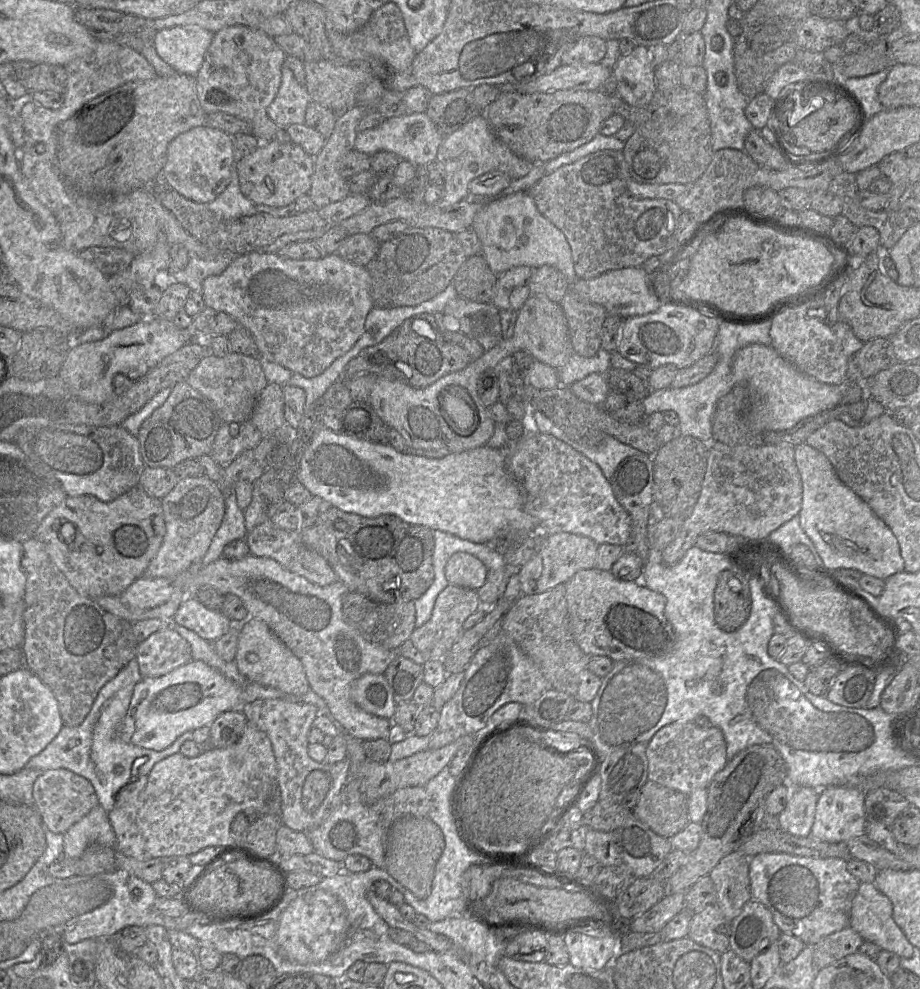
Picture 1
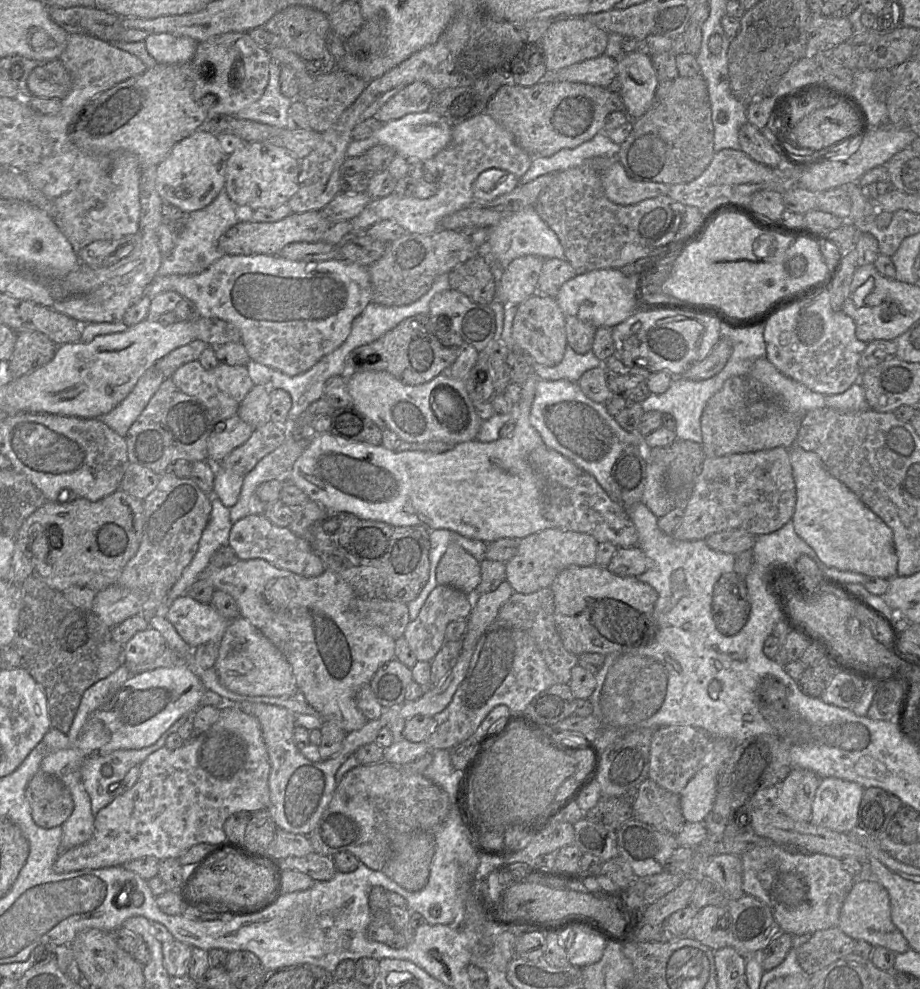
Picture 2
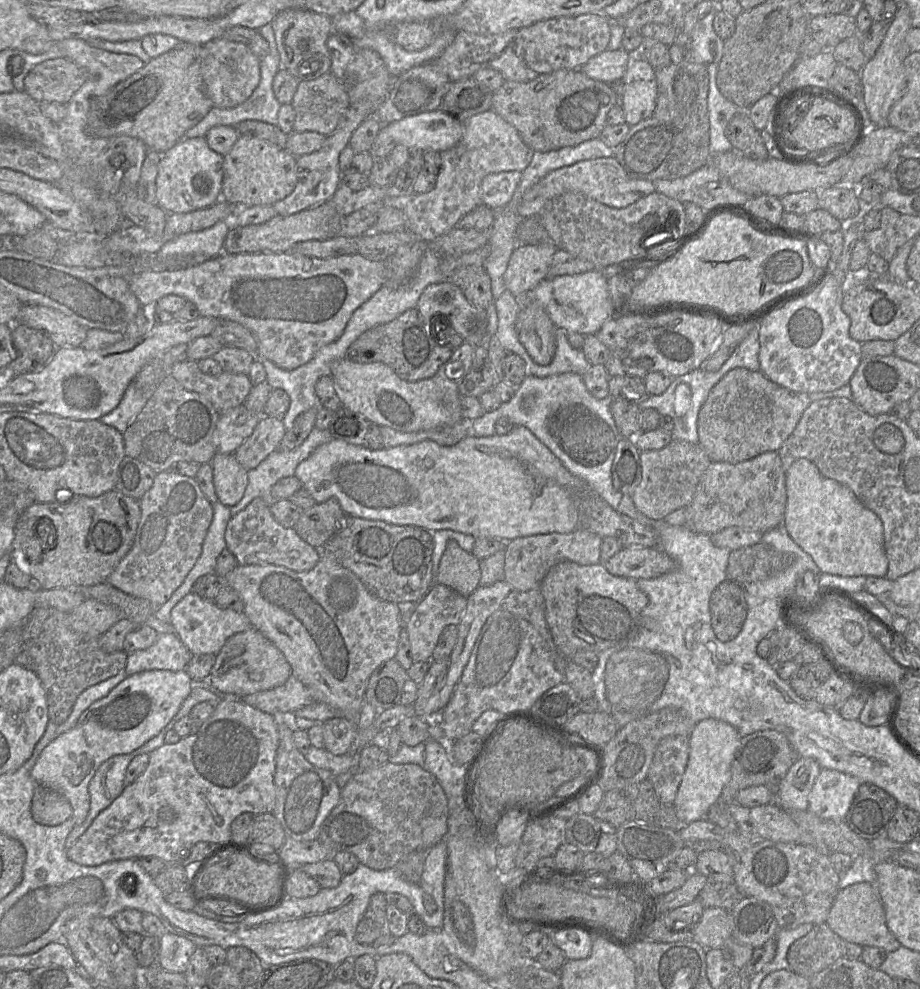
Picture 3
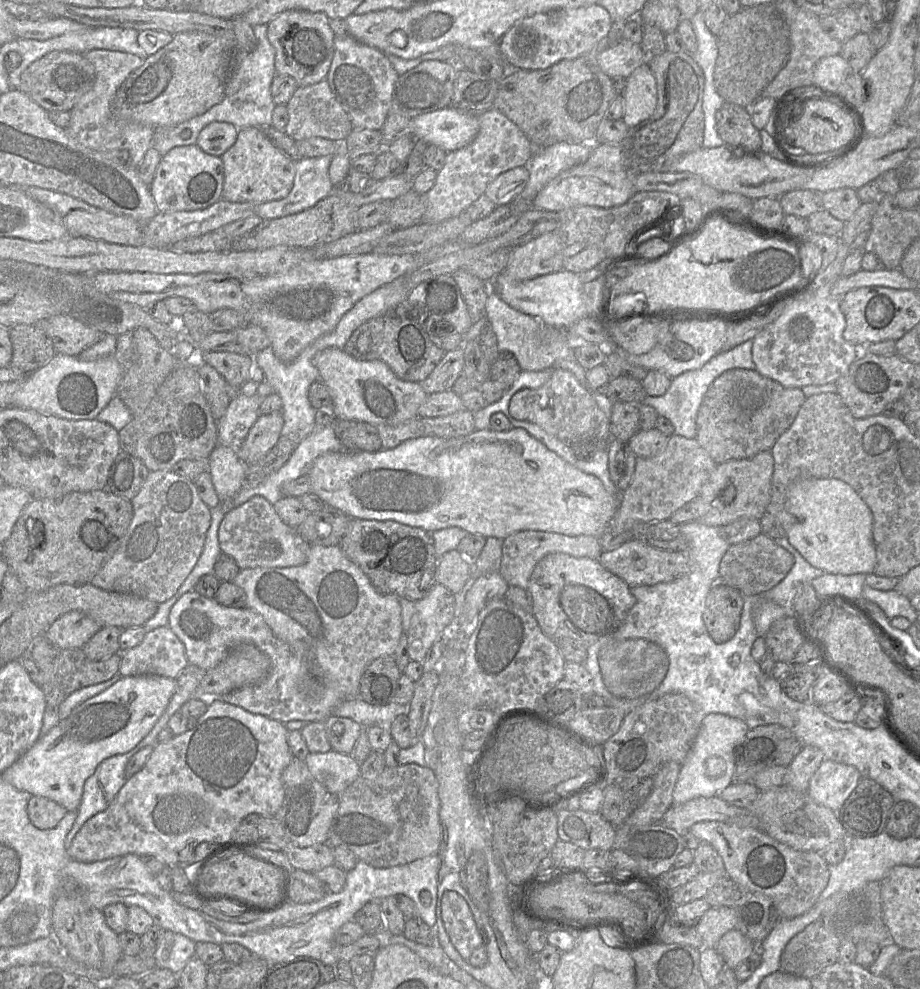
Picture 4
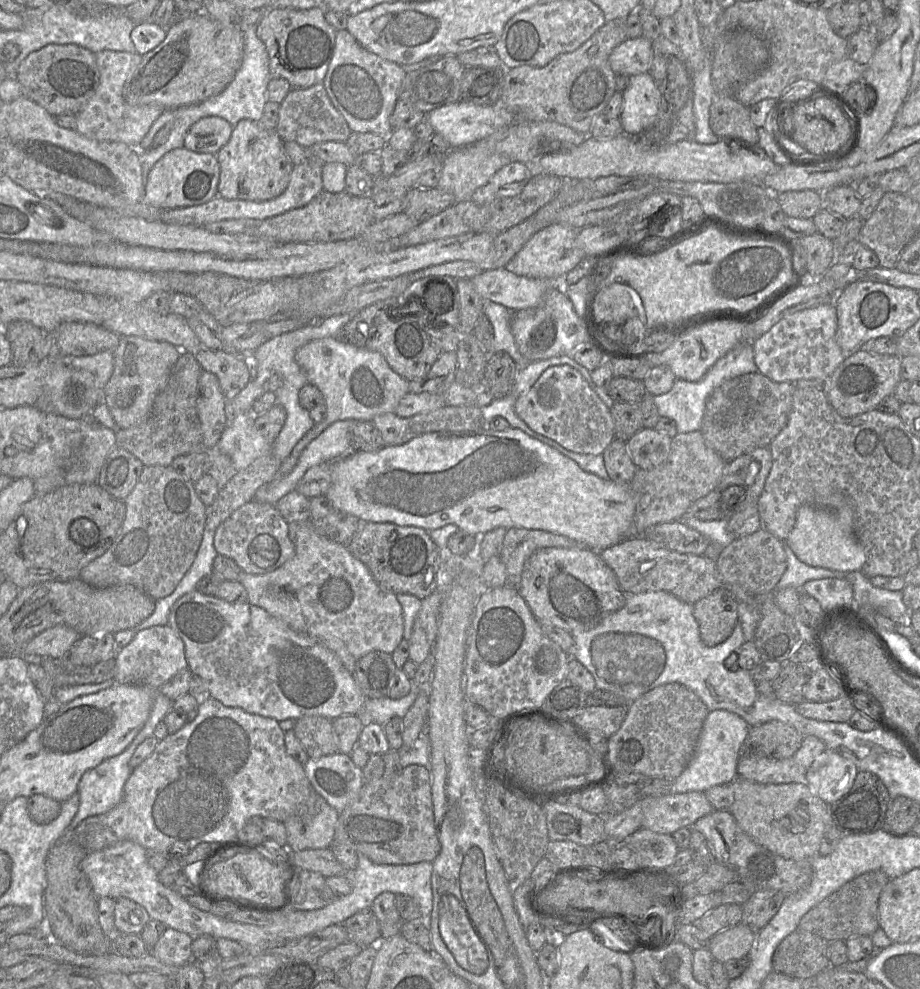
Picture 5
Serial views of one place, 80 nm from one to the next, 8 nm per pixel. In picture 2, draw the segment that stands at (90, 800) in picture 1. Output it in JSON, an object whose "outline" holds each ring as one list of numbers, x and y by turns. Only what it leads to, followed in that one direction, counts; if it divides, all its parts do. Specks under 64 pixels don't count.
{"outline":[[42,771,28,784,26,797,33,820,47,829,62,826,74,810,69,789,56,777]]}

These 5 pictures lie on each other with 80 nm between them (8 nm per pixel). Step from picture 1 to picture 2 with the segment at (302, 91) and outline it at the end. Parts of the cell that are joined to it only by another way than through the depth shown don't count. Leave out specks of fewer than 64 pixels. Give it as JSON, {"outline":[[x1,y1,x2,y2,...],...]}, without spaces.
{"outline":[[271,60,269,68,269,82,261,96,256,102,240,110,234,116,220,116,220,117,235,117,237,119,253,120,263,124,271,125,279,129,286,129,288,123,288,111,293,103,293,100,285,97,280,90,280,73,282,64,276,60]]}

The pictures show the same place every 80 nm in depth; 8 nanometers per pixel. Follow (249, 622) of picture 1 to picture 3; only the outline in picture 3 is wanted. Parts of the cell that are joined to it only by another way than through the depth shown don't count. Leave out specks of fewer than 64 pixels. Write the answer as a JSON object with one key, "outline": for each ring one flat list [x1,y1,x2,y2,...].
{"outline":[[251,628,226,640,216,654,207,684,222,693,245,696,281,686,291,675,292,668,280,650,260,631]]}

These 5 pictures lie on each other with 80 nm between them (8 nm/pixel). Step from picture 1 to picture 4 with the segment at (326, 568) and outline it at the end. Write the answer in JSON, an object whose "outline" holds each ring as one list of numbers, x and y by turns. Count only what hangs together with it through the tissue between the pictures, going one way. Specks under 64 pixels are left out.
{"outline":[[261,496,250,498,225,514,218,529,218,542,221,552,231,556,240,569,300,566,307,561,311,547,301,538,296,529,291,528,281,520,274,506]]}

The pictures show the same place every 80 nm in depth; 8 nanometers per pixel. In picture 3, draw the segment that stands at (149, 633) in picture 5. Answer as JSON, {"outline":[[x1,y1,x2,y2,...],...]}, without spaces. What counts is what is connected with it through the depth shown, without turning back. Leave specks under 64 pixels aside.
{"outline":[[175,632,161,633,150,647,128,654,124,670,128,676,149,670,181,671,191,658,192,654]]}

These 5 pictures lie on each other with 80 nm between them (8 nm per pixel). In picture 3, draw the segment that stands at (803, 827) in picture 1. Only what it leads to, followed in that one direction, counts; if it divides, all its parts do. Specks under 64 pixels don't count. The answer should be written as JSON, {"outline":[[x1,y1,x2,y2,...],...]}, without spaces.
{"outline":[[798,757,780,780,776,803,785,811,808,810,808,796,821,769,814,759]]}

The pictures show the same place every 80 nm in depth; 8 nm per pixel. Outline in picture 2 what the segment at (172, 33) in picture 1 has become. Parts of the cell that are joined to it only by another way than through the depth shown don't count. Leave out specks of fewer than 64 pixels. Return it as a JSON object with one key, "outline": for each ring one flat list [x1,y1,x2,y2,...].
{"outline":[[168,33,153,34,145,40,148,53,159,64,188,64,192,61,199,43,189,37]]}

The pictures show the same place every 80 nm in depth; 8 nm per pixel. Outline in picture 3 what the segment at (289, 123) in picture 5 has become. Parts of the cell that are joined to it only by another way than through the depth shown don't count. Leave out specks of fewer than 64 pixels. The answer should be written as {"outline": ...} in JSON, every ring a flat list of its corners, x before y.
{"outline":[[332,73,312,81,299,82,291,106,295,112,293,132,318,132,324,136,333,133,350,106,350,99,342,82]]}

